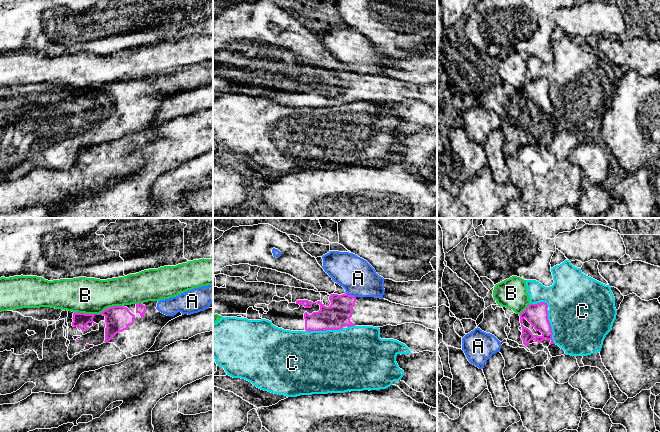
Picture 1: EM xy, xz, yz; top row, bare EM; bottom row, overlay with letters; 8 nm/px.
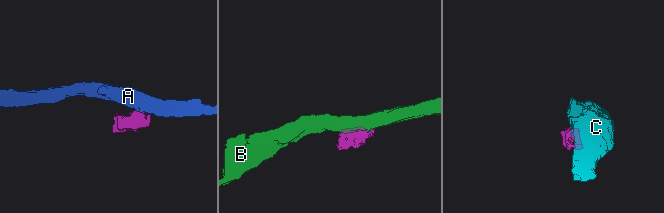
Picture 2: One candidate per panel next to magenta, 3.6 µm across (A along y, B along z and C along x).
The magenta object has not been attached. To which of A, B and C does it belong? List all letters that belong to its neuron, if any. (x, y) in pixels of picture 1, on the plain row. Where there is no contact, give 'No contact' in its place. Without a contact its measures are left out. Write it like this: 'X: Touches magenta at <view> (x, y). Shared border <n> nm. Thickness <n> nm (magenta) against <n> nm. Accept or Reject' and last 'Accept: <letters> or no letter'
A: Touches magenta at xz (350, 71). Shared border 90 nm. Thickness 200 nm (magenta) against 280 nm. Reject
B: Touches magenta at xy (98, 90). Shared border 400 nm. Thickness 200 nm (magenta) against 280 nm. Reject
C: Touches magenta at xz (324, 106). Shared border 300 nm. Thickness 200 nm (magenta) against 500 nm. Reject
Accept: no letter

